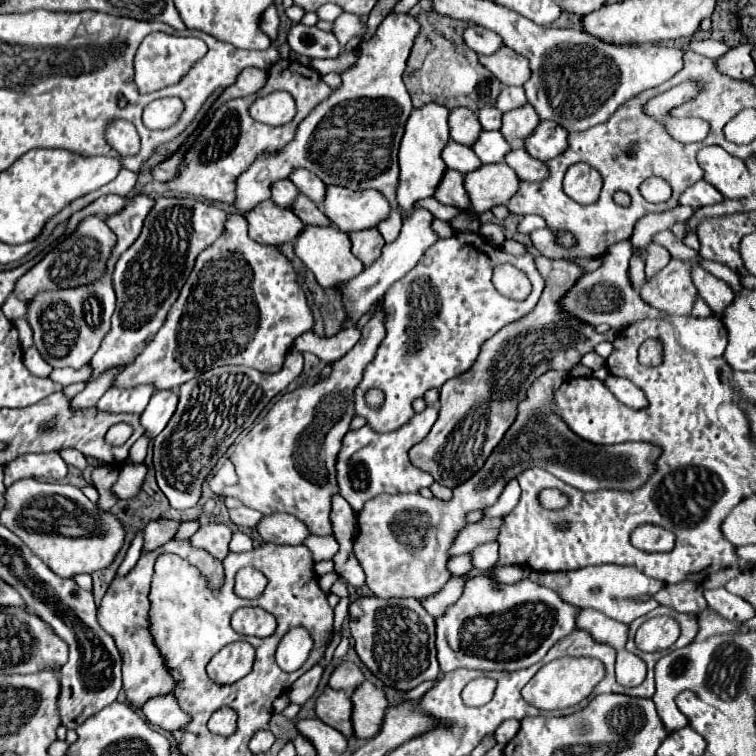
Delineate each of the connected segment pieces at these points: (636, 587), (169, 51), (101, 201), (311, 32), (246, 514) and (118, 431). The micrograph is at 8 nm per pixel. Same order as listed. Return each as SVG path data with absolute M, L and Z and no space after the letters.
M586 566L578 570L566 570L566 572L532 572L532 582L542 584L550 590L554 590L564 602L574 604L578 608L596 608L602 614L606 614L612 620L630 624L632 620L648 614L658 606L656 592L662 590L666 584L650 578L630 566Z
M152 32L148 34L134 58L134 70L136 70L136 84L142 94L160 90L164 86L176 84L190 68L194 62L198 62L206 54L206 44L200 38L180 38L180 36L170 36L164 32Z
M108 194L108 196L100 196L98 200L94 200L92 204L88 204L86 208L82 208L80 212L76 212L70 222L68 222L68 234L74 230L74 226L78 226L78 222L86 216L92 216L92 214L98 214L98 212L120 212L126 204L126 198L122 196L114 196L114 194Z
M294 24L288 30L286 42L290 50L298 56L310 58L336 58L342 50L332 32L322 32L316 26Z
M246 506L228 510L228 516L230 516L230 522L240 526L240 528L254 528L258 524L258 520L262 518L260 512L252 510L252 508L246 508Z
M118 422L118 424L114 424L110 430L108 430L108 434L106 434L106 442L108 444L112 444L112 446L122 446L130 436L132 436L132 426L130 424L126 424L126 422Z

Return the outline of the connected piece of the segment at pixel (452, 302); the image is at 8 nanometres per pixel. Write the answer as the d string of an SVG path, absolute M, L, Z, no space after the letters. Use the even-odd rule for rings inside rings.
M458 232L448 240L438 240L438 244L434 244L434 248L426 250L426 256L422 256L422 264L418 264L418 268L414 268L414 272L408 272L402 280L398 280L398 284L394 284L396 304L390 306L390 316L386 316L386 322L388 322L386 342L382 342L378 346L374 360L364 370L362 382L354 388L356 414L364 416L376 432L392 432L392 430L400 428L414 414L412 412L414 398L420 398L420 396L424 396L424 392L428 388L440 388L446 380L466 372L466 368L470 368L472 362L476 360L480 346L488 338L492 338L502 326L512 324L534 310L534 306L542 294L542 288L544 288L544 278L538 274L530 254L514 258L514 256L502 252L500 248L486 244L486 240L476 232ZM504 262L514 264L518 270L522 270L532 280L532 292L526 300L522 300L522 302L510 300L494 288L492 270L494 270L494 266L504 264ZM368 388L384 390L386 400L380 410L372 410L366 406L364 392Z

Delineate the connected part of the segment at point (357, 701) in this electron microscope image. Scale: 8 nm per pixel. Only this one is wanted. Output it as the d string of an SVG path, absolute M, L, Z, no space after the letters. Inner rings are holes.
M364 682L352 692L350 700L352 700L354 736L372 738L374 734L378 734L384 720L384 710L388 706L384 692L378 690L374 684Z

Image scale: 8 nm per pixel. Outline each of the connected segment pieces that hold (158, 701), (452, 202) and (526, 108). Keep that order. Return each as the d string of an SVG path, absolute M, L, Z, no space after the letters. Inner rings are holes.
M160 696L154 700L148 700L146 706L142 706L144 716L150 724L160 726L166 732L182 730L190 724L190 716L180 708L178 700L174 696Z
M450 168L444 172L440 184L436 186L434 198L440 204L448 204L448 206L456 206L456 208L470 208L468 194L464 190L464 176Z
M524 104L522 108L504 112L500 132L512 148L522 148L524 138L536 128L536 124L538 124L538 114L534 112L532 104Z

